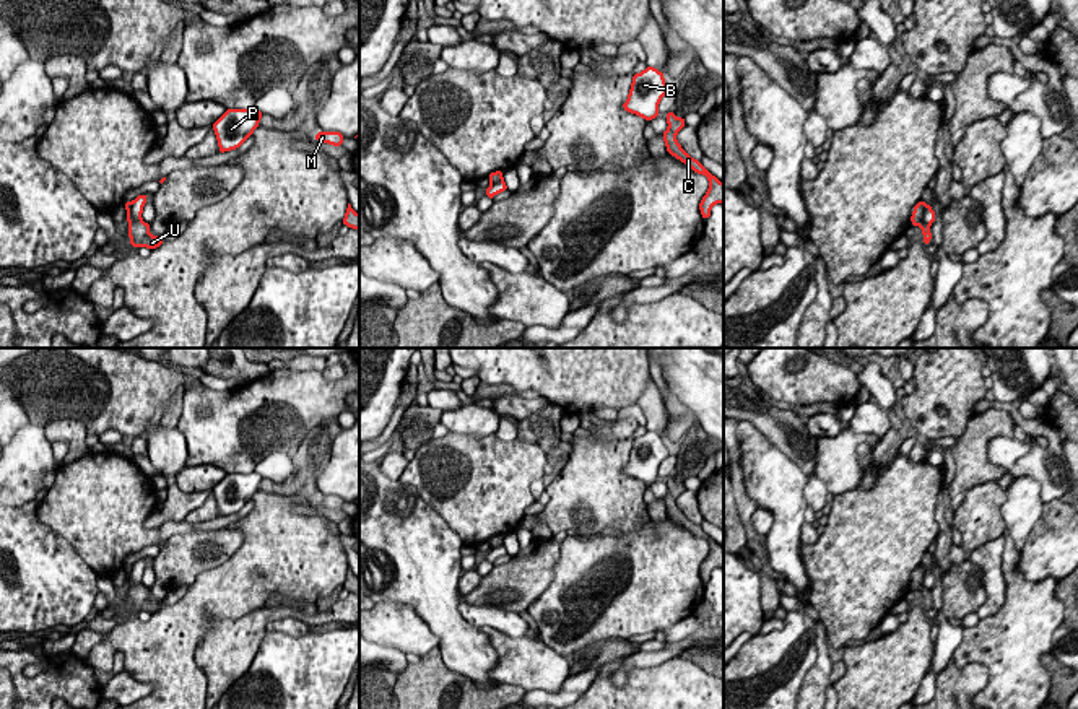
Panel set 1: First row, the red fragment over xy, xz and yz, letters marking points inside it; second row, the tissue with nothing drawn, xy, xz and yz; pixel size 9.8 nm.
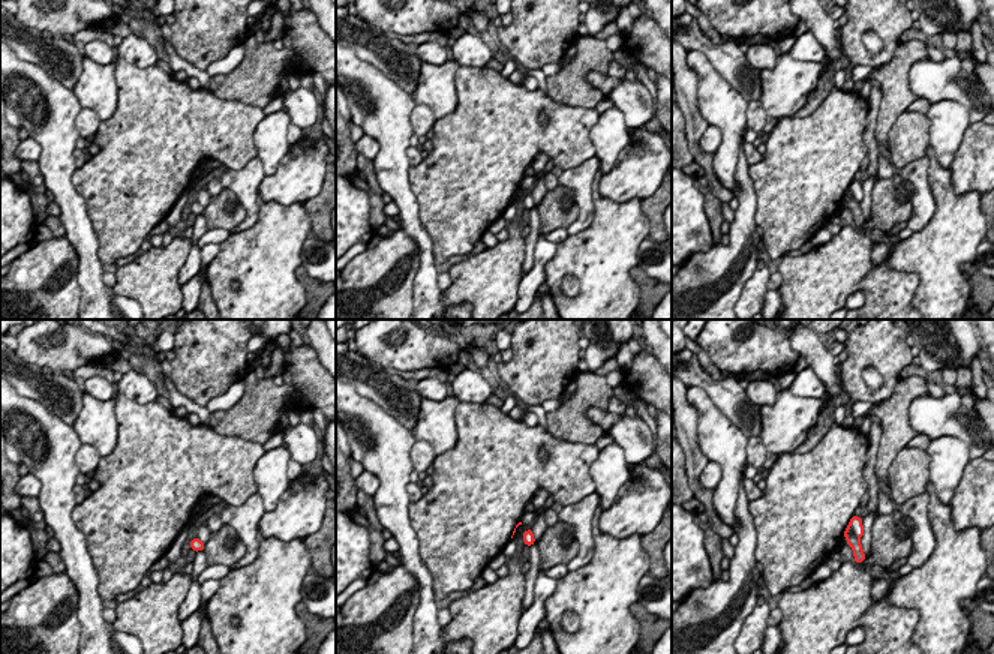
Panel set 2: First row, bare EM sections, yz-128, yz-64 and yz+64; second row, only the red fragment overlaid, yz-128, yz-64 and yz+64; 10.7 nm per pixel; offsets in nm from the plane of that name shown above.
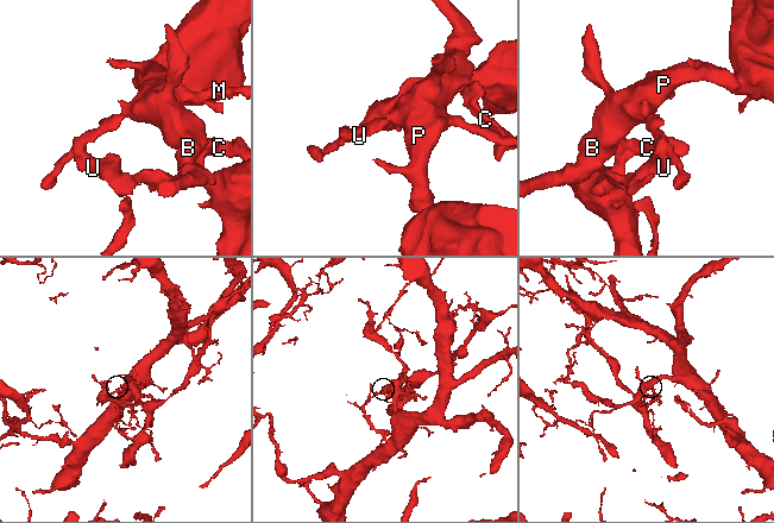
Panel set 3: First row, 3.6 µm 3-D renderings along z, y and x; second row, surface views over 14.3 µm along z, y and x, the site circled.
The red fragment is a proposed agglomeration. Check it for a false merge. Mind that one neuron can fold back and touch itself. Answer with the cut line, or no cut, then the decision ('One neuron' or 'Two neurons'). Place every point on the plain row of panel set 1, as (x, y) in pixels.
Split along yz (925, 568), (924, 586), (929, 591). Two neurons

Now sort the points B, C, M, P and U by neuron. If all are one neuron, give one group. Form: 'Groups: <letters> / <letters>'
Groups: B M P / C U

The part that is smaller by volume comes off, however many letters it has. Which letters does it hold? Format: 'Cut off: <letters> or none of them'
Cut off: C, U

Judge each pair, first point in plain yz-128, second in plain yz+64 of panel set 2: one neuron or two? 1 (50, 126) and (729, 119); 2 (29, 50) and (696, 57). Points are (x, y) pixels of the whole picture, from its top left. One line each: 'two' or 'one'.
1: one
2: two

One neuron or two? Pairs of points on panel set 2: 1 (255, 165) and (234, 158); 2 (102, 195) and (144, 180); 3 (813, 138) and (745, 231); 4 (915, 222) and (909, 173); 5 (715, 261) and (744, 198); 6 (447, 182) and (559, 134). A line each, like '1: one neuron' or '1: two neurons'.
1: two neurons
2: one neuron
3: two neurons
4: one neuron
5: one neuron
6: one neuron

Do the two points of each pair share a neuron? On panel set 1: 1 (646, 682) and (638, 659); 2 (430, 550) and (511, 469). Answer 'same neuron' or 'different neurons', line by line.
1: different neurons
2: different neurons

